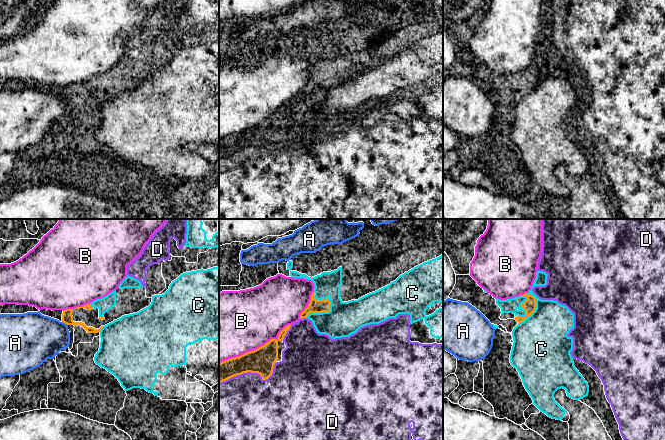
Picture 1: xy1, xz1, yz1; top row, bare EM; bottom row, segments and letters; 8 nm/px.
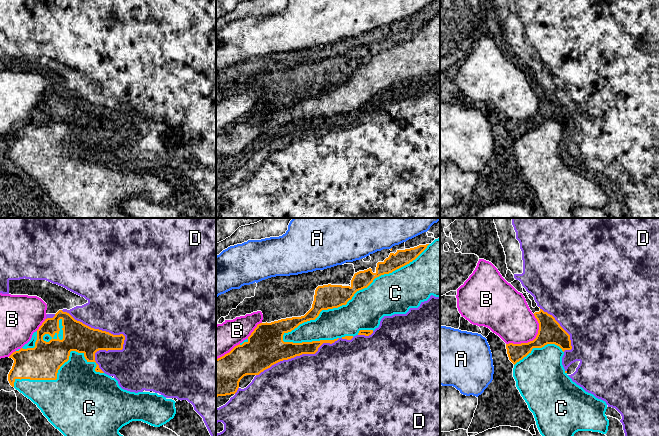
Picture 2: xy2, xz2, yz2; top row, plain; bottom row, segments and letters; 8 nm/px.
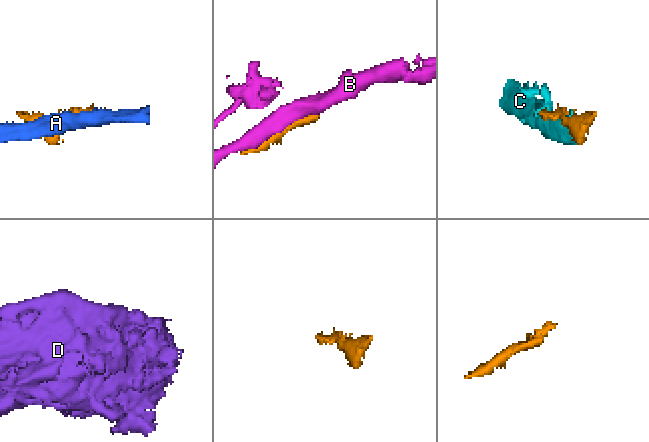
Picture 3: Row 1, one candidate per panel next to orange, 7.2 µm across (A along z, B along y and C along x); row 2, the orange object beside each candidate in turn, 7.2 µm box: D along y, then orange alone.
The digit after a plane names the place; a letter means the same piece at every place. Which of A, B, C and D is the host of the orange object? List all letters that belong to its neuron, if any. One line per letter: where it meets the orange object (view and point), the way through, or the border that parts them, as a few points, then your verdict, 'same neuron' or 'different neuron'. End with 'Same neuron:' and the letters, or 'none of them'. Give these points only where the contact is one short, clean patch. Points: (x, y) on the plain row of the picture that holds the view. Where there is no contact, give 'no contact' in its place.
A: contact xy1 (65, 99); border xy1 (62, 97), (67, 101); different neuron
B: contact xz1 (256, 125); different neuron
C: contact xz2 (353, 71); same neuron
D: contact xy2 (122, 110); different neuron
Same neuron: C

